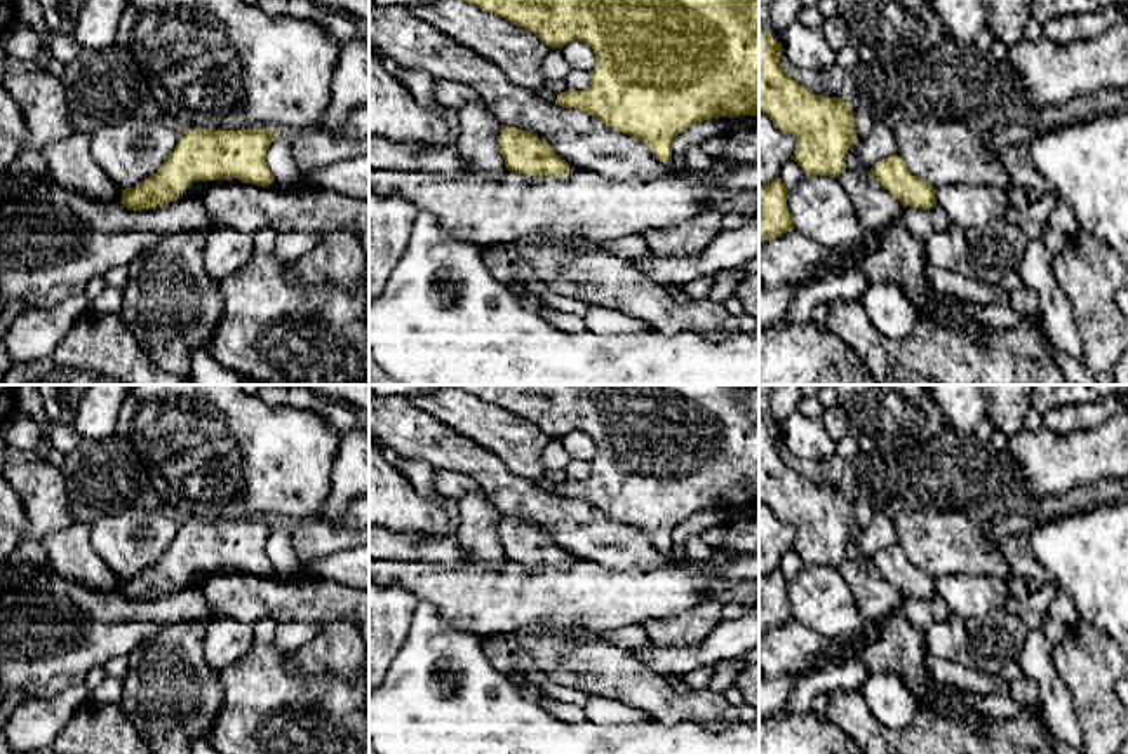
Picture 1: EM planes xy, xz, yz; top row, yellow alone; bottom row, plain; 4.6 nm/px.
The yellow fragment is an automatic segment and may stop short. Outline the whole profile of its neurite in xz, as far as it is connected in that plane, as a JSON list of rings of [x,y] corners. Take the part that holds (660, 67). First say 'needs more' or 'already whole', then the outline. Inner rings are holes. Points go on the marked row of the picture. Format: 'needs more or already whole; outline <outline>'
already whole; outline [[[465,0],[531,33],[552,49],[585,42],[595,52],[590,85],[557,94],[555,104],[576,108],[618,132],[642,141],[651,155],[672,162],[674,139],[696,122],[759,117],[759,0]]]

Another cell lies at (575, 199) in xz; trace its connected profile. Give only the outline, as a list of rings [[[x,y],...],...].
[[[731,162],[731,171],[721,178],[661,176],[648,181],[611,179],[585,169],[569,169],[564,178],[526,176],[514,171],[500,178],[369,171],[369,190],[402,195],[418,211],[432,214],[442,230],[480,249],[514,244],[520,237],[533,235],[580,235],[604,242],[688,221],[707,209],[715,192],[759,192],[759,164]]]

